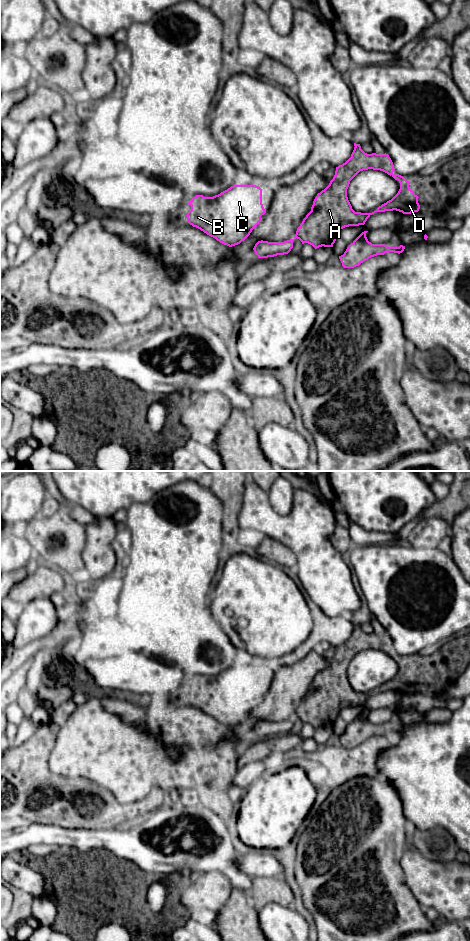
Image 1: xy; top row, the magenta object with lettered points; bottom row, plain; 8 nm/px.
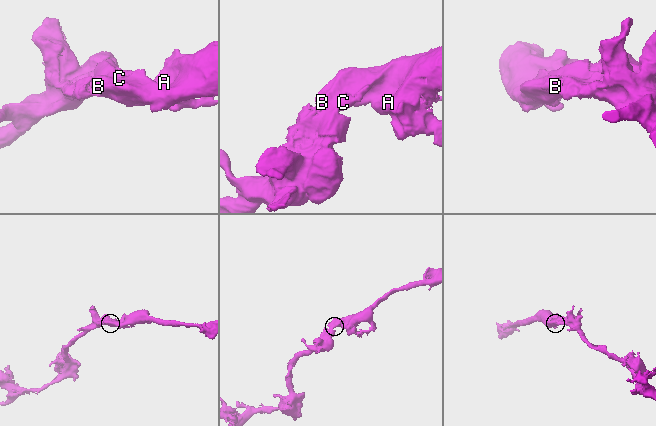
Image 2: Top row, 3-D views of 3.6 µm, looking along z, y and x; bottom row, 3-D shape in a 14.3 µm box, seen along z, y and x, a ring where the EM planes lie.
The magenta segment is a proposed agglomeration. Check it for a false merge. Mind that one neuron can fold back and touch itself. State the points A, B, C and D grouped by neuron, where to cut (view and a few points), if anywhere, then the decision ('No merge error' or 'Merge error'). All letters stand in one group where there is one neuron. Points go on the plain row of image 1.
Groups: A B C D. No split. No merge error

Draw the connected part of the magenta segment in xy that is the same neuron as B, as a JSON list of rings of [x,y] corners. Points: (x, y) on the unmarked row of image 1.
[[[233,665],[213,677],[196,675],[188,682],[191,690],[187,702],[229,727],[240,724],[252,712],[266,693],[262,684],[262,669],[256,665]]]

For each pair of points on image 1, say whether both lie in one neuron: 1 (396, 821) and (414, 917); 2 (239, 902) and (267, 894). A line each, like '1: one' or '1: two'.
1: one
2: two

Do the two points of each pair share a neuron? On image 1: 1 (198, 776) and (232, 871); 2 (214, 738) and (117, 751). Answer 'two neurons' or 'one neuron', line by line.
1: two neurons
2: one neuron

